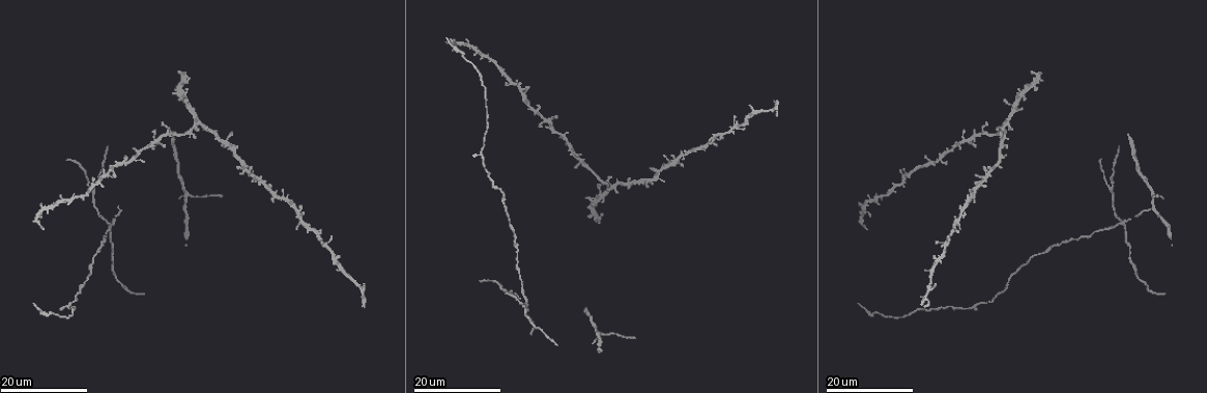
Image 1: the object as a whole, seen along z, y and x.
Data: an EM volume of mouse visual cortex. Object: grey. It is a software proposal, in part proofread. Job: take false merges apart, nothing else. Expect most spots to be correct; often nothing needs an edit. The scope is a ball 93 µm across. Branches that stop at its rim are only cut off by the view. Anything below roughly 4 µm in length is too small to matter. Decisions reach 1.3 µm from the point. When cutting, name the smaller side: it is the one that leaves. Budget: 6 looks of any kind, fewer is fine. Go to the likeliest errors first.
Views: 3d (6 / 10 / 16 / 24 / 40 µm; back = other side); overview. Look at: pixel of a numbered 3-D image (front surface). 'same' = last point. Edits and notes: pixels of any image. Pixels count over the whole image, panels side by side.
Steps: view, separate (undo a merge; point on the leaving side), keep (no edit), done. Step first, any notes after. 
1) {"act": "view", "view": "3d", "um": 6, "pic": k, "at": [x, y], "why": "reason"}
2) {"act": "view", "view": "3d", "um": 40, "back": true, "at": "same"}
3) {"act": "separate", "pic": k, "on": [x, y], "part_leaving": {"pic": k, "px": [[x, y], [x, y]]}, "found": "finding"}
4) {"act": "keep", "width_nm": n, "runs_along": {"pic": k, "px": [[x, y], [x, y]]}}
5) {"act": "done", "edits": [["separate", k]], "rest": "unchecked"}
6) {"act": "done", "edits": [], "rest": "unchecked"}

{"act": "view", "view": "3d", "um": 16, "pic": 1, "at": [108, 223], "why": "three-way junction"}

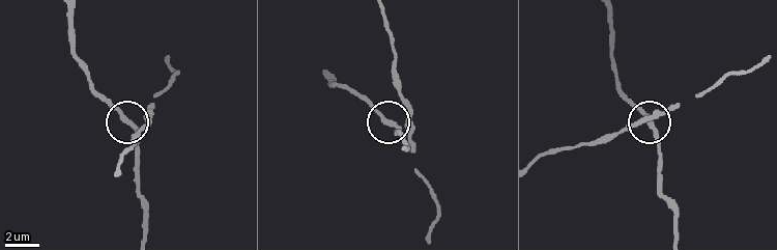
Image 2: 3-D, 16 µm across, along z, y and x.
{"act": "view", "view": "3d", "um": 10, "pic": 2, "at": [650, 121]}

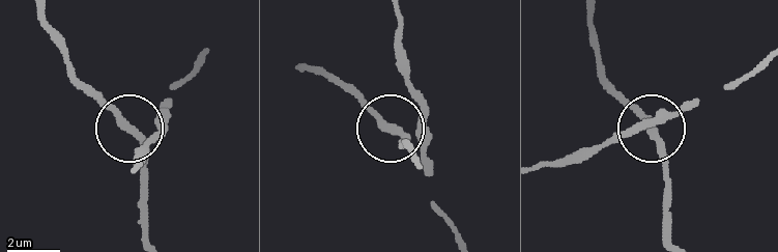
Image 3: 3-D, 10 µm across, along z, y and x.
{"act": "keep", "arms": 3, "runs_along": {"pic": 3, "px": [[137, 169], [156, 128], [133, 124], [88, 83]]}, "found": "continuous, no second neuron"}

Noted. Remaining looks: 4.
{"act": "view", "view": "3d", "um": 24, "pic": 1, "at": [1111, 190], "why": "three arms meet"}

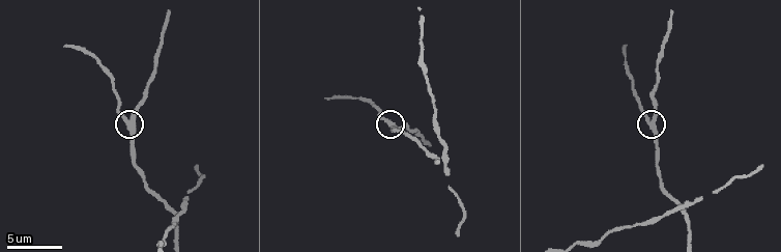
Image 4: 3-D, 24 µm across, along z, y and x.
{"act": "view", "view": "3d", "um": 10, "pic": 4, "at": [653, 118]}

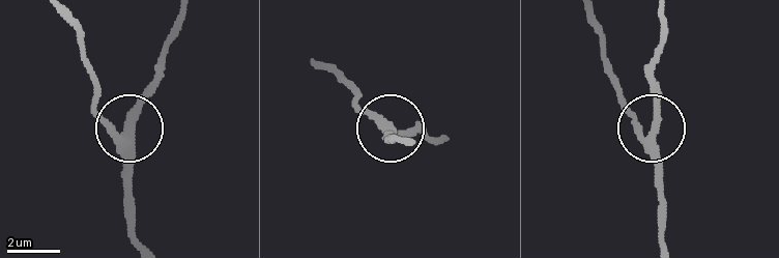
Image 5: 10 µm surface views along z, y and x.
{"act": "keep", "runs_along": {"pic": 5, "px": [[410, 144], [364, 113], [356, 95]]}, "found": "one neuron here"}

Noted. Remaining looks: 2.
{"act": "view", "view": "3d", "um": 16, "pic": 1, "at": [482, 152], "why": "three arms meet"}

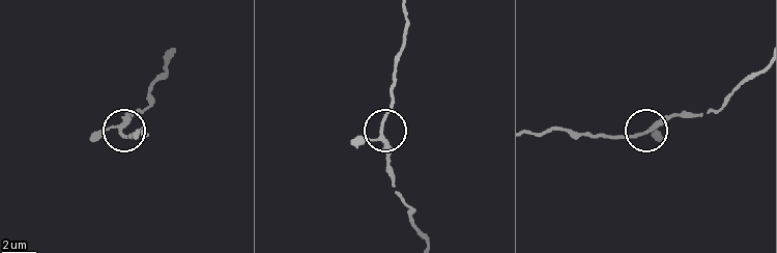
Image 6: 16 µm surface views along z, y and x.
{"act": "view", "view": "3d", "um": 10, "pic": 6, "at": [382, 126], "why": "closer look"}

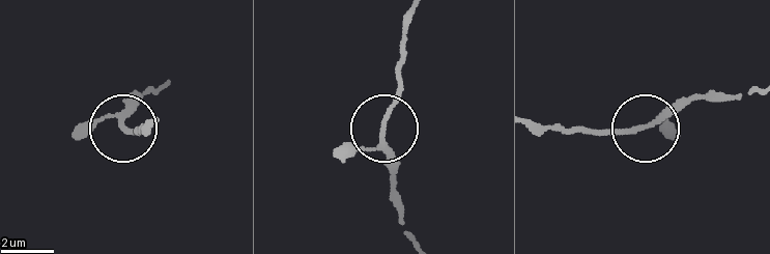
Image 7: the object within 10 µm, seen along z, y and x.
{"act": "keep", "runs_along": {"pic": 7, "px": [[409, 20], [398, 93], [386, 128], [392, 178]]}, "found": "one neuron here"}

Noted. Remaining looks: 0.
{"act": "done", "edits": [], "rest": "unchecked"}

